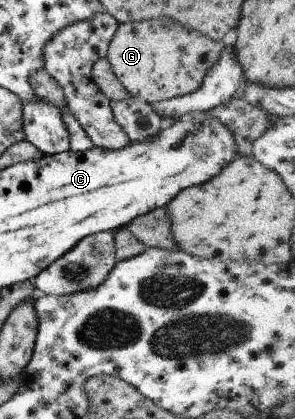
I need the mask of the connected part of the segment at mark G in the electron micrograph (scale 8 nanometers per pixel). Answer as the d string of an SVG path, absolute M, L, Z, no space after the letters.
M156 18L118 24L109 41L106 58L127 94L151 105L197 90L205 72L217 62L224 48L226 40L213 42L195 30L179 26L174 20Z

